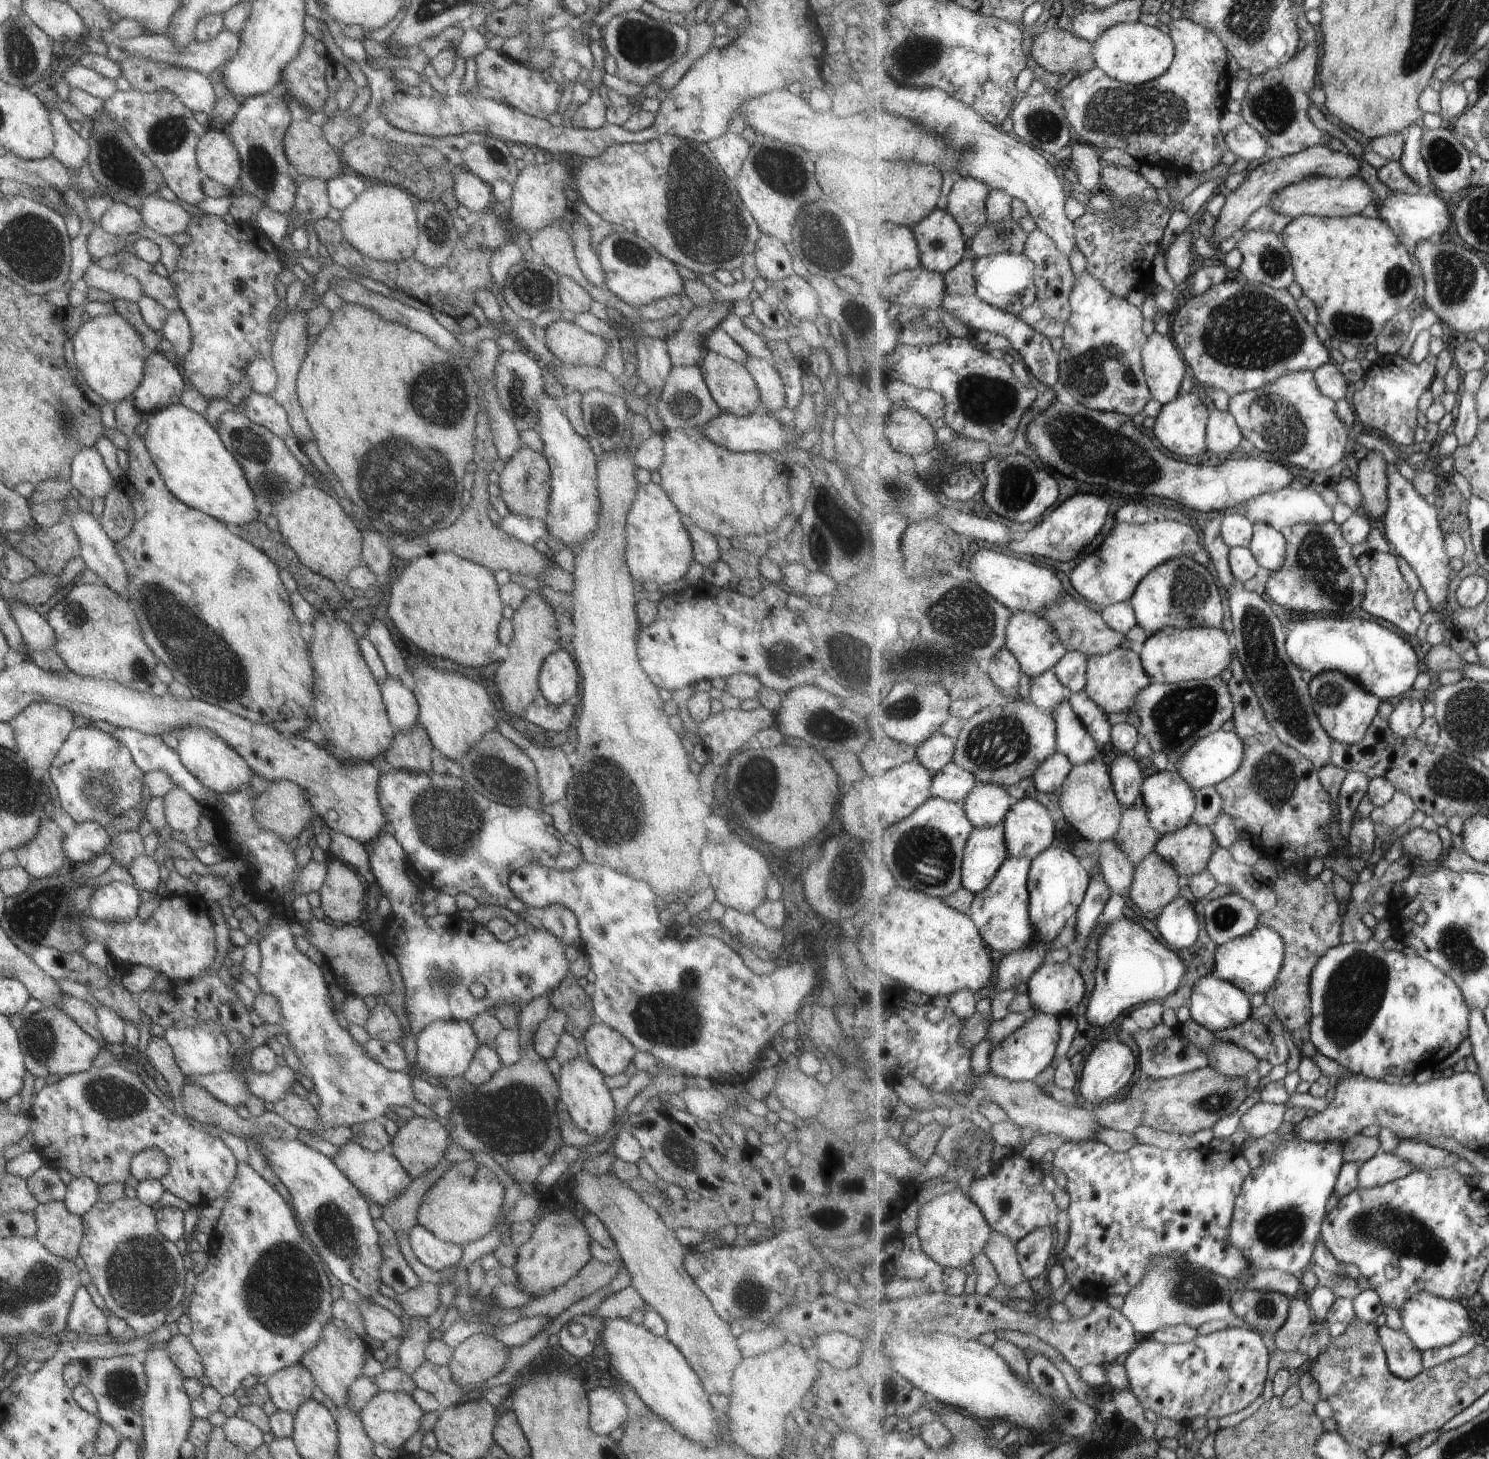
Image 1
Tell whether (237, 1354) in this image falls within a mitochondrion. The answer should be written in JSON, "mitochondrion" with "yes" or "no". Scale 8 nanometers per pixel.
{"mitochondrion":"no"}

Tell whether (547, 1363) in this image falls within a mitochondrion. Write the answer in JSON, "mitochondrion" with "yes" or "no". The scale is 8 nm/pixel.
{"mitochondrion":"no"}

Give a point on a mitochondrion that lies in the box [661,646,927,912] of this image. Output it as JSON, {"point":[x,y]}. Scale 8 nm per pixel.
{"point":[758,783]}

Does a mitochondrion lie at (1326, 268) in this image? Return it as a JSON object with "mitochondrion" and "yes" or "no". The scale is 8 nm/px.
{"mitochondrion":"no"}

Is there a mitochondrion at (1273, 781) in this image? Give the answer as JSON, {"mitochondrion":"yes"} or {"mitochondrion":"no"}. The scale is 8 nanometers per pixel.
{"mitochondrion":"yes"}

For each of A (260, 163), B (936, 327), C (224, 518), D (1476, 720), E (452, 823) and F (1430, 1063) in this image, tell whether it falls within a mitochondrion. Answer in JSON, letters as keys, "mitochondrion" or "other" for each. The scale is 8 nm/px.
{"A":"mitochondrion","B":"other","C":"other","D":"mitochondrion","E":"mitochondrion","F":"other"}

